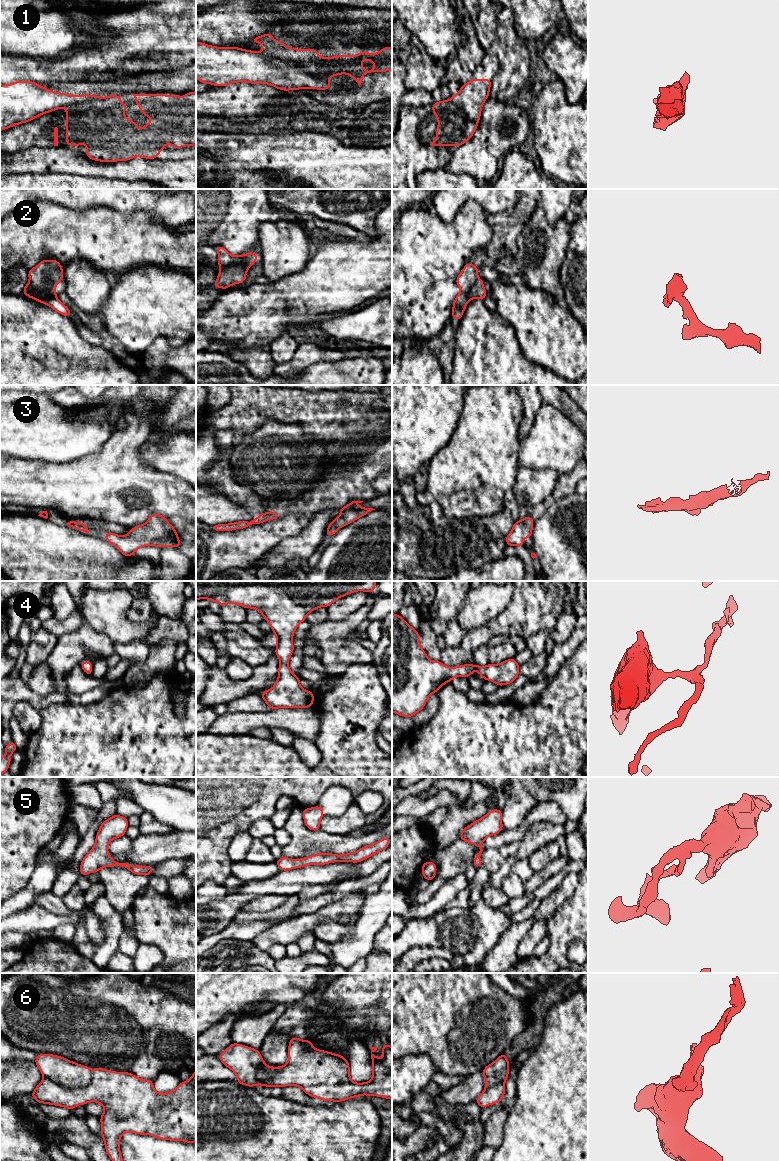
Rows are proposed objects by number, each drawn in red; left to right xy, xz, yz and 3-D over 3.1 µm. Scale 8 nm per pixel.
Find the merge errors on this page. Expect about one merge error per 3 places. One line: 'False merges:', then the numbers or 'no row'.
False merges: 1, 2, 6

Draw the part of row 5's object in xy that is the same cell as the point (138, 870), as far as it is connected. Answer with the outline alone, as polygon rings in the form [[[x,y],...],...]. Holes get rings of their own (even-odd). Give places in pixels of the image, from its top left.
[[[118,814],[106,819],[100,825],[96,834],[95,845],[81,861],[79,872],[82,876],[98,872],[100,869],[105,867],[113,866],[125,867],[136,875],[150,876],[155,866],[132,866],[128,862],[114,862],[111,854],[107,851],[109,842],[125,835],[127,828],[127,817]]]

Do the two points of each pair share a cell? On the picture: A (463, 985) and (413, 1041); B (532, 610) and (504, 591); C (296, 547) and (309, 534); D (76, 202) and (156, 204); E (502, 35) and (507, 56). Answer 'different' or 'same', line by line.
A: same
B: different
C: same
D: same
E: same

